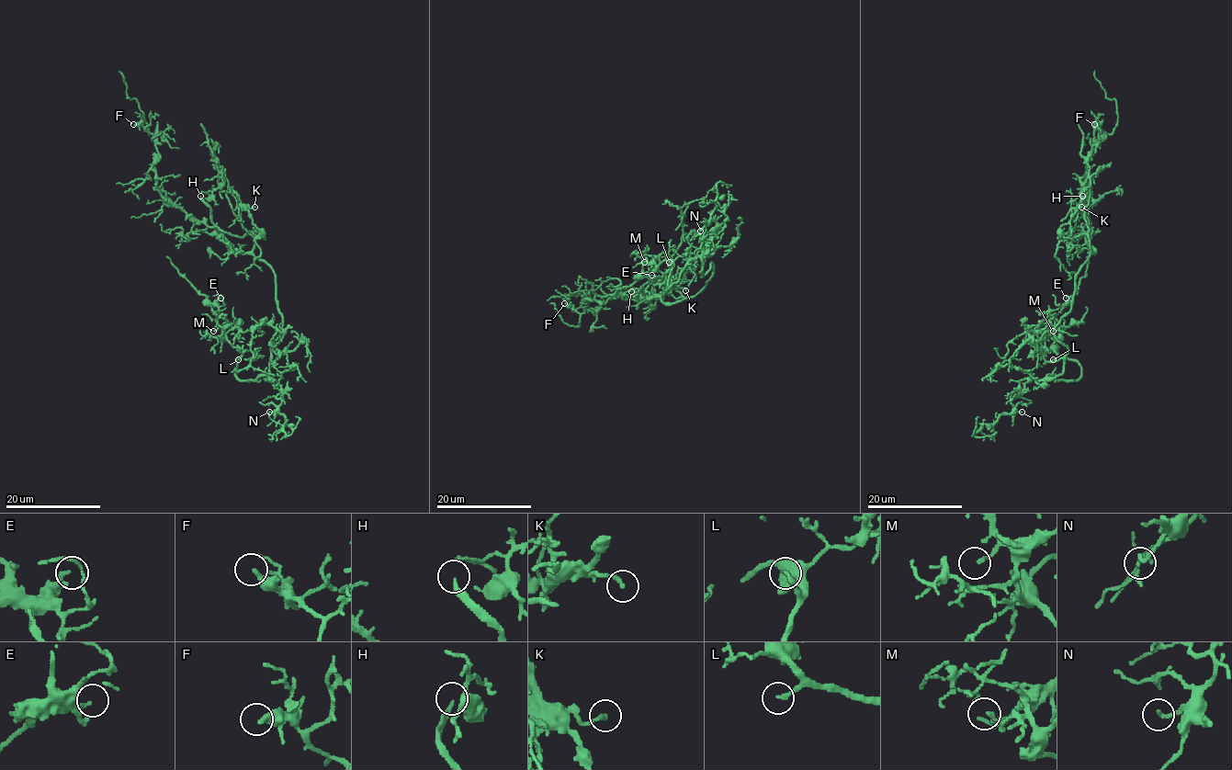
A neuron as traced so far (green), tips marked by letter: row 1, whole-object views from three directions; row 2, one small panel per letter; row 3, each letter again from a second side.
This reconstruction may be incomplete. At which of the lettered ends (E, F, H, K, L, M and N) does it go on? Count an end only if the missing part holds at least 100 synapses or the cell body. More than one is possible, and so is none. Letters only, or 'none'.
H, L

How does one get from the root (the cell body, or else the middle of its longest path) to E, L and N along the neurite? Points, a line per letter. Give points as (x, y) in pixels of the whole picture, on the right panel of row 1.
E: (1071, 307), (1054, 330), (1067, 347), (1057, 379), (1081, 375), (1051, 346), (1049, 313), (1066, 298)
L: (1071, 307), (1054, 330), (1067, 347), (1065, 370), (1047, 376), (1076, 379), (1081, 375), (1075, 361), (1053, 359)
N: (1071, 307), (1054, 330), (1067, 347), (1065, 370), (1031, 379), (1013, 391), (1011, 403), (1022, 412)

